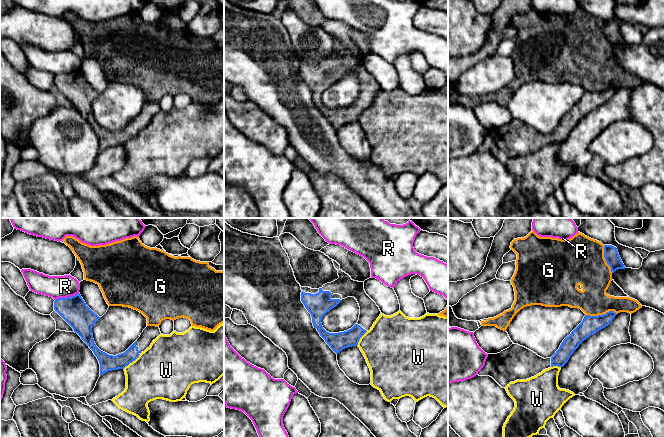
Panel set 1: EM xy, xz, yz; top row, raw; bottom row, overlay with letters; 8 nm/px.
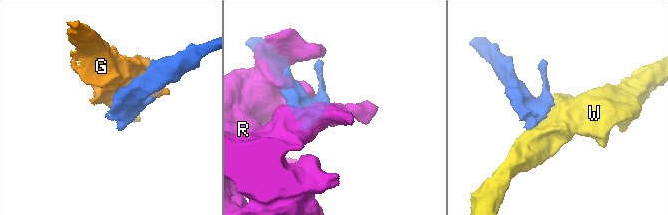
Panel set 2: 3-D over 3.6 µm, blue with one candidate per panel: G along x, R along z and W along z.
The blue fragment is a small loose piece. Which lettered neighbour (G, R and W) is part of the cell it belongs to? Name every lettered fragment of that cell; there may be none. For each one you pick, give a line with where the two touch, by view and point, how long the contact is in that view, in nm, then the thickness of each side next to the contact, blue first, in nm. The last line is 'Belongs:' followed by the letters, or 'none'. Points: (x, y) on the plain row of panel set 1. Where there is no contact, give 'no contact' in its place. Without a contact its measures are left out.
Belongs: none

